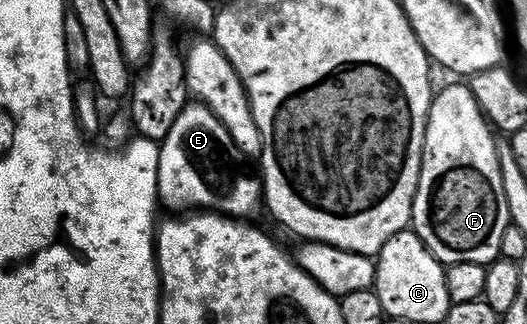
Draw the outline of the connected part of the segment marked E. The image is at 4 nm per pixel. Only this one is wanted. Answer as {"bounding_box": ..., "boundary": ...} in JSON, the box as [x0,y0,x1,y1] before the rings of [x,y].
{"bounding_box":[156,102,261,217],"boundary":[[[195,102],[189,107],[188,104],[181,106],[168,134],[159,144],[160,169],[156,172],[159,202],[172,211],[180,211],[176,213],[211,209],[232,217],[244,217],[261,194],[261,180],[253,168],[253,172],[248,168],[249,156],[241,151],[225,123],[203,102]]]}

